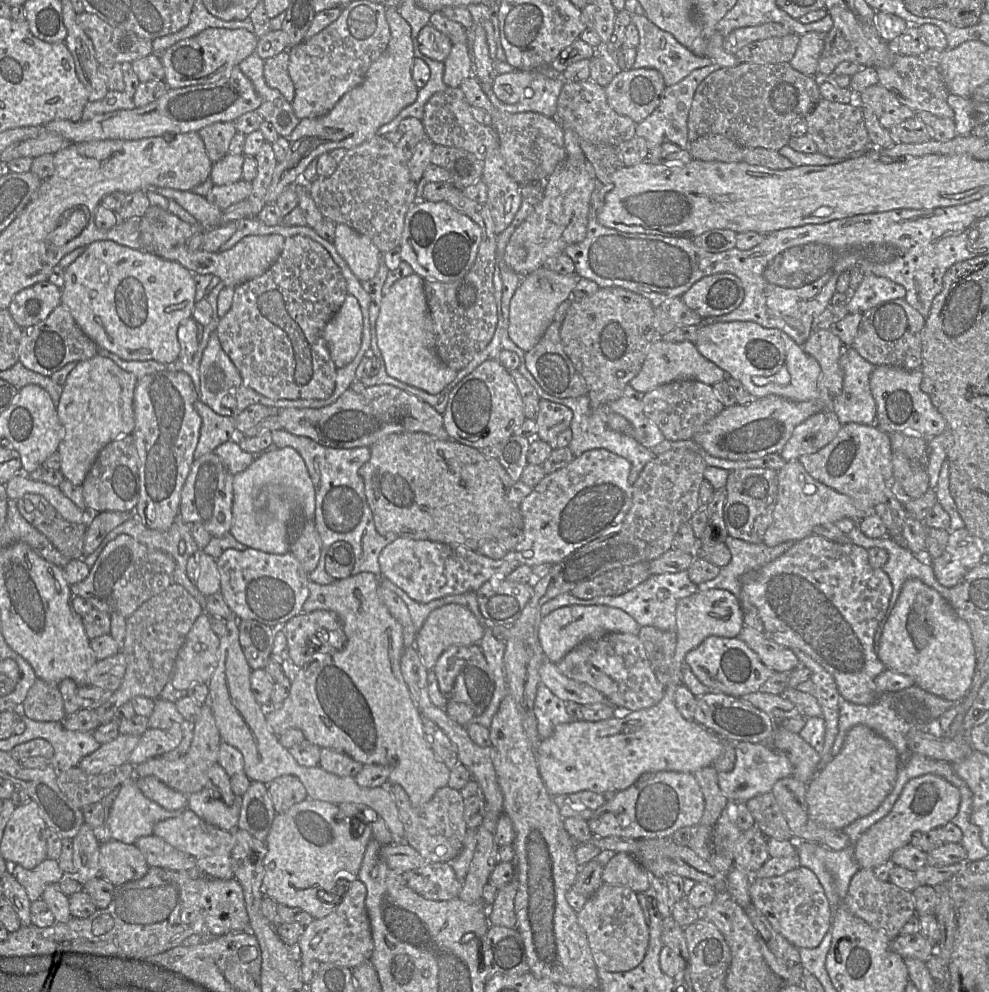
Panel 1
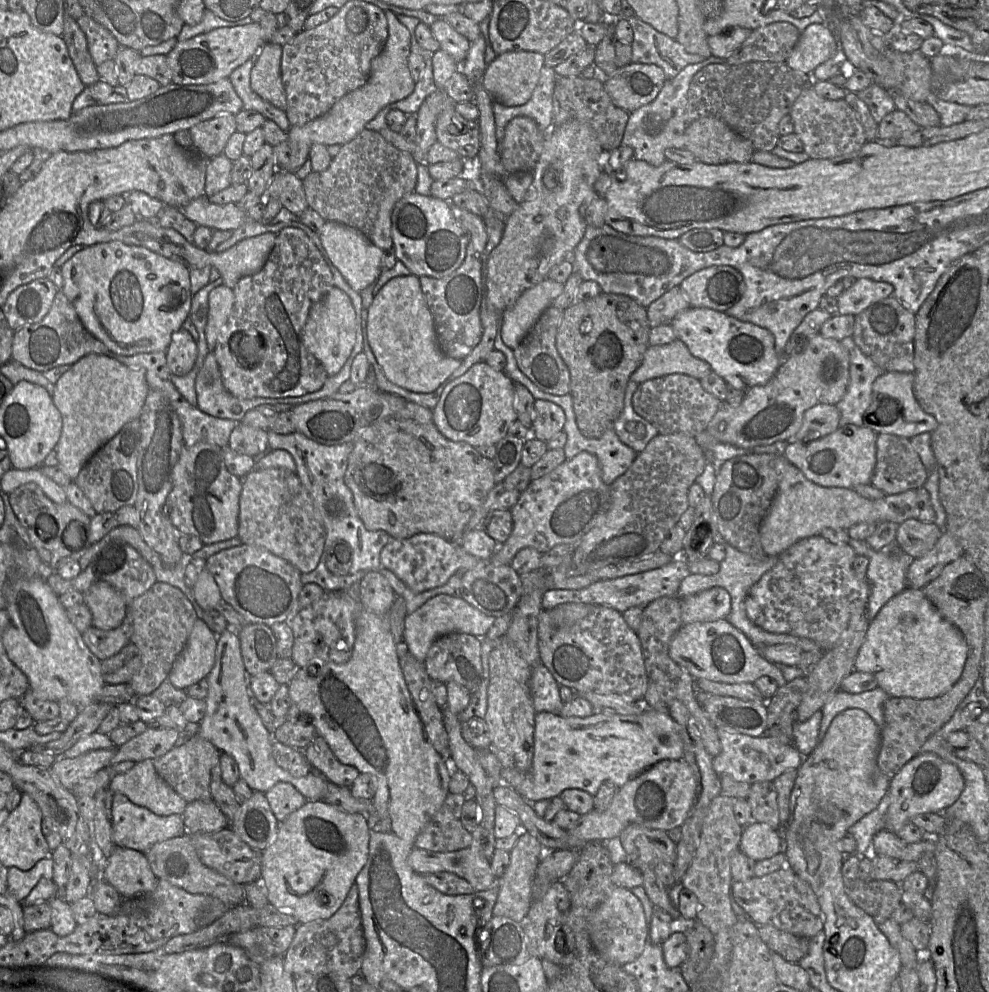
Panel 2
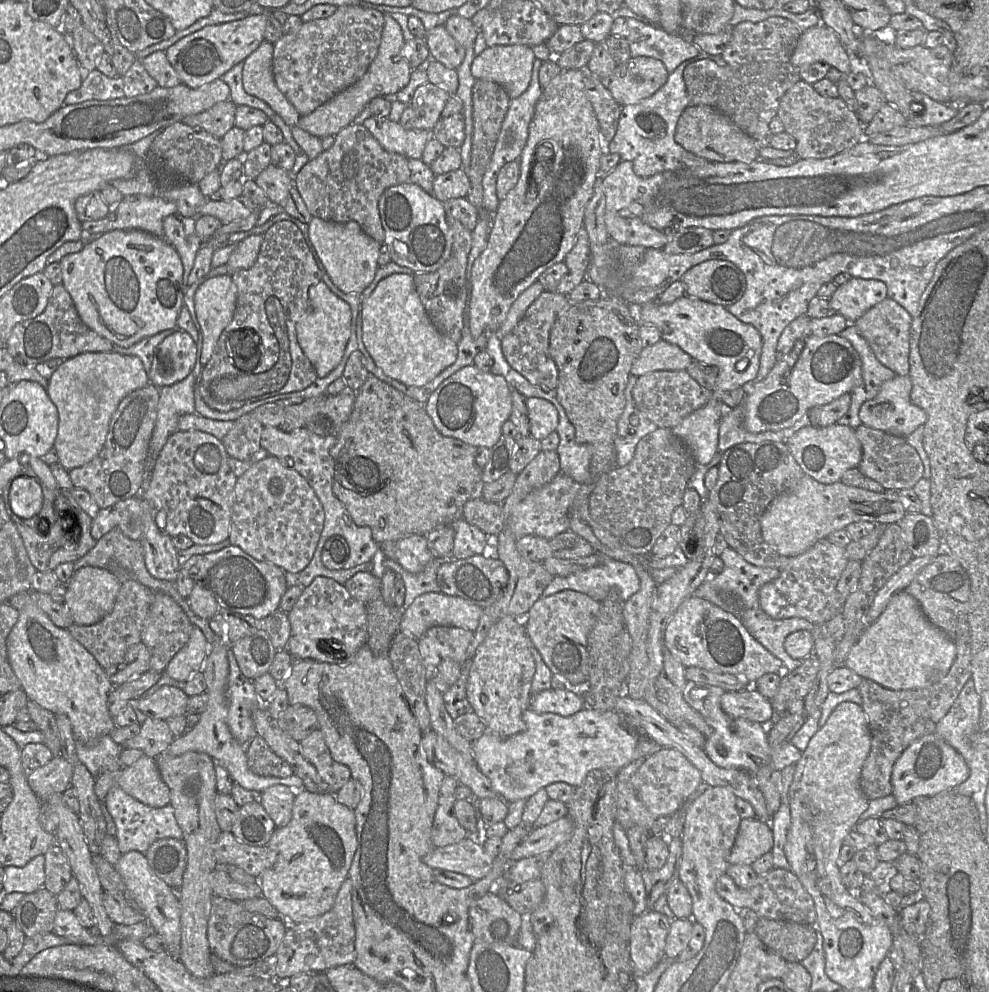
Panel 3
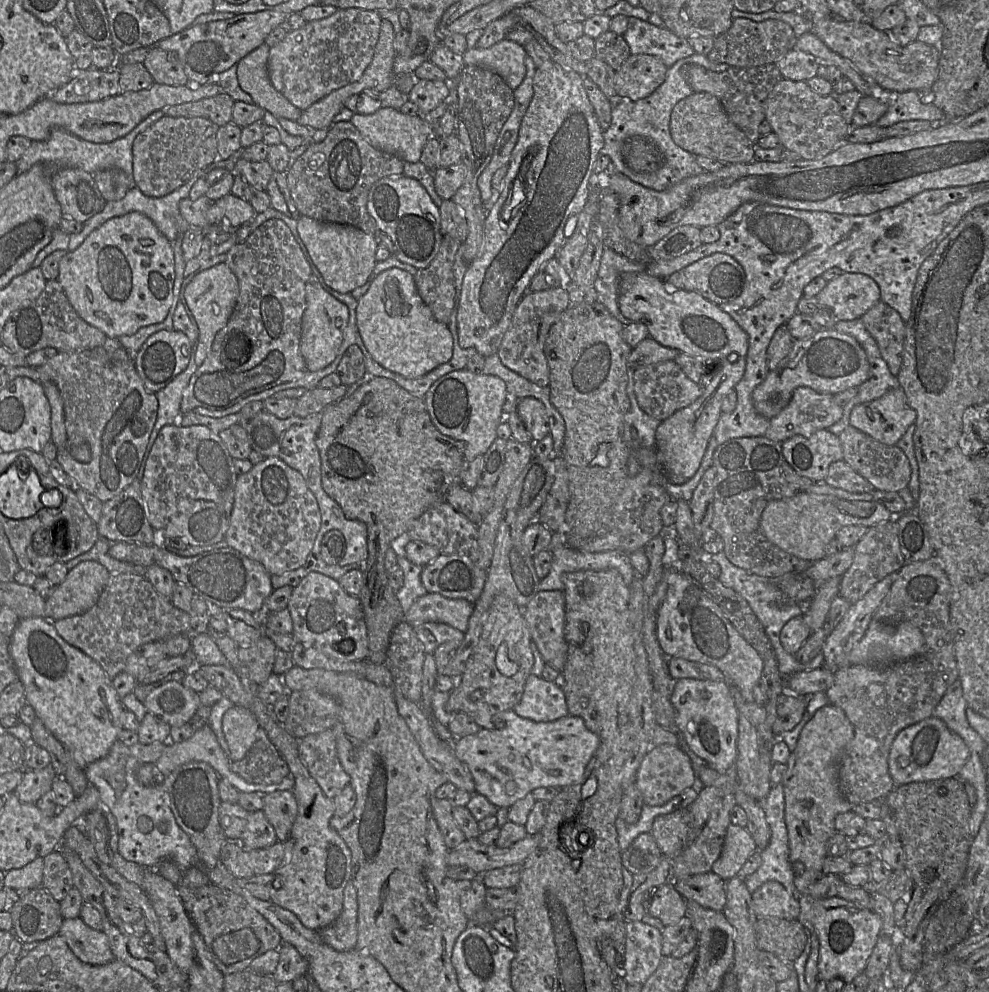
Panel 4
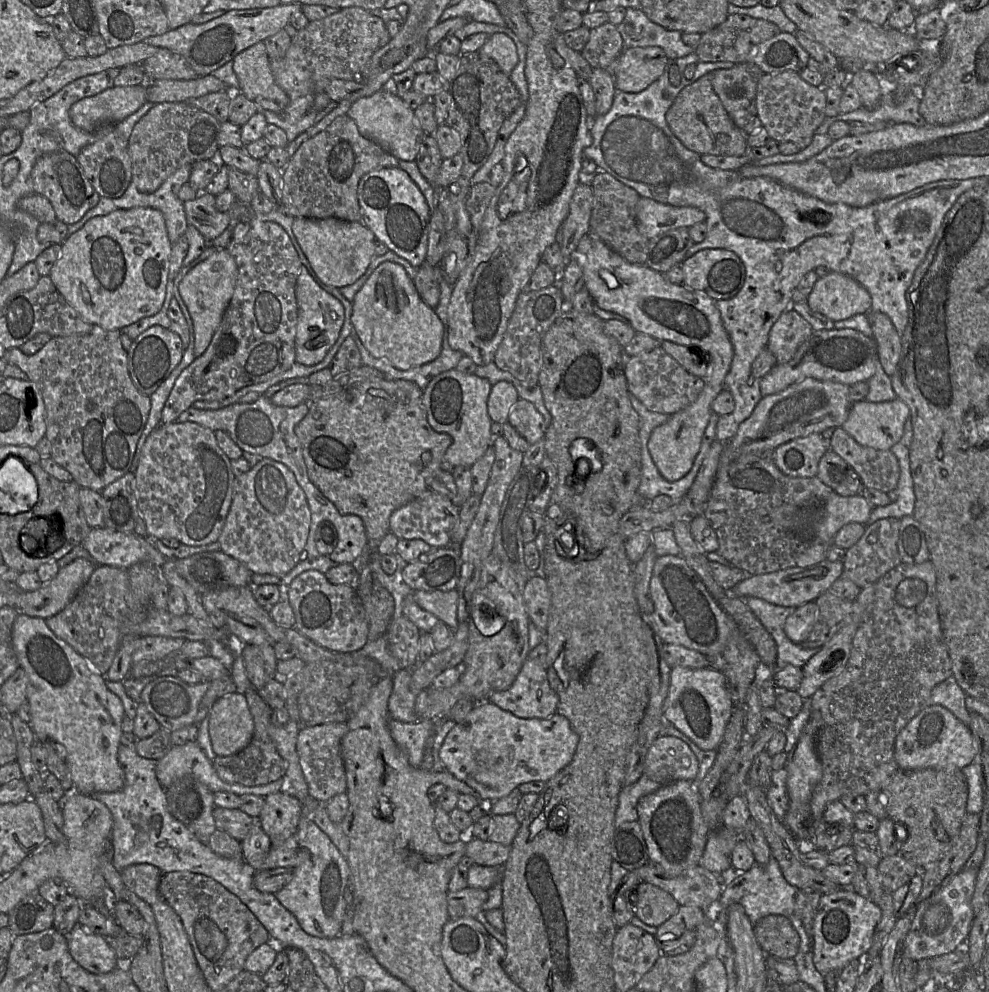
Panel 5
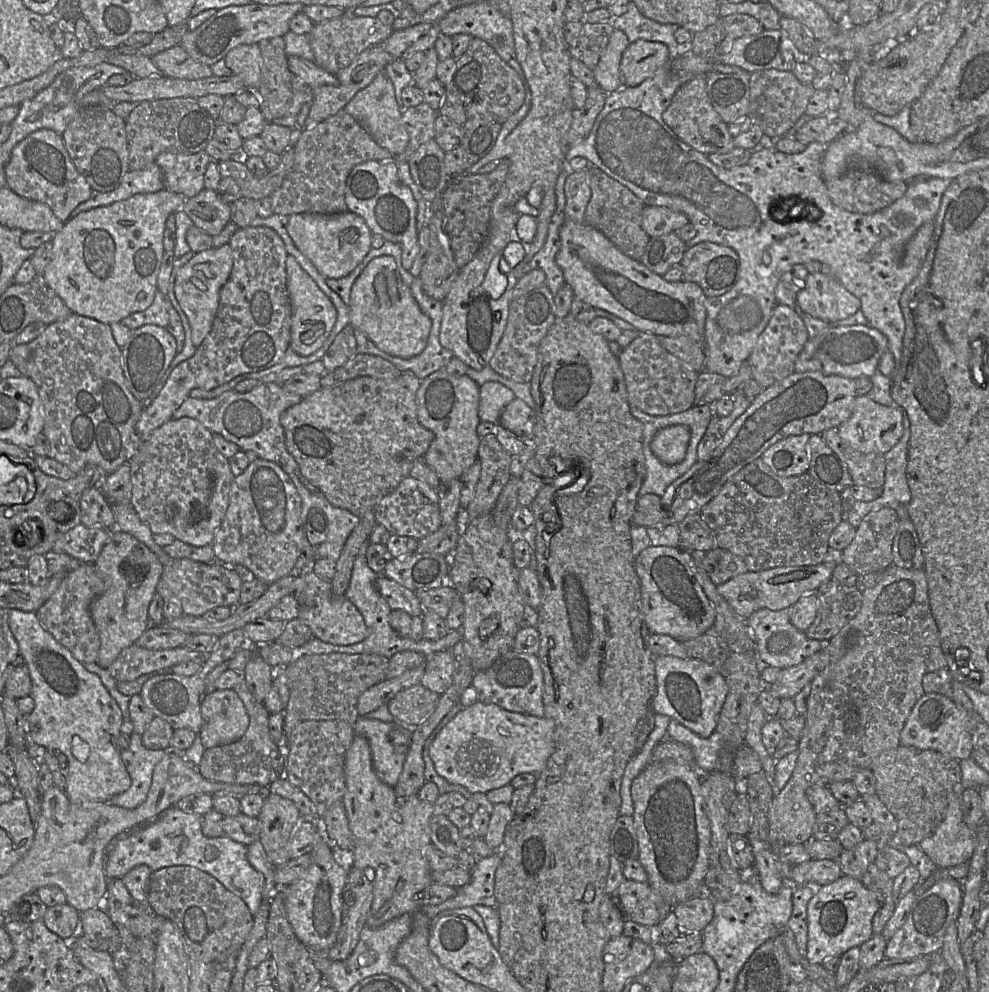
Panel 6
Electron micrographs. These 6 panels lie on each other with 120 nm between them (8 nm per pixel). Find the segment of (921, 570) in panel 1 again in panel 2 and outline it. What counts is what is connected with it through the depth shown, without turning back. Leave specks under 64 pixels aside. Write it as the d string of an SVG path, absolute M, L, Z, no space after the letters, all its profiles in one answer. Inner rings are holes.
M849 539L848 544L856 555L869 559L866 581L870 586L866 617L872 621L881 608L904 589L910 588L906 574L914 561L909 554L873 550L864 540Z

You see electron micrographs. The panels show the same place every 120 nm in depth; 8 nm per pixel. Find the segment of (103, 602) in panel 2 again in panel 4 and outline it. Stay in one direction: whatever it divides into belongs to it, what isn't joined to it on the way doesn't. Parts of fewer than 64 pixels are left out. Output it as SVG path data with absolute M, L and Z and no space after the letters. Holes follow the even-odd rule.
M80 562L45 599L45 619L55 622L85 613L98 601L109 577L109 571L100 563Z

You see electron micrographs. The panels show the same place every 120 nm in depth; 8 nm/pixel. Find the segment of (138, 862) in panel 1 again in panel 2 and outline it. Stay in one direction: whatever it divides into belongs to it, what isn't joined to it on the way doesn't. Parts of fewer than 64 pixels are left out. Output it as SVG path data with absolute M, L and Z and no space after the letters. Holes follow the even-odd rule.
M118 846L100 866L100 875L125 898L153 891L158 882L144 853Z

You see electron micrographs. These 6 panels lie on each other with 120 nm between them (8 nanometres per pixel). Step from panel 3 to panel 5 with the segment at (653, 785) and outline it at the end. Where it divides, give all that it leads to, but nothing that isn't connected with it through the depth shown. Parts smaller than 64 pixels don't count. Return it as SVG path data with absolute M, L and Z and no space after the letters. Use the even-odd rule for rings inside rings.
M671 736L657 737L647 750L643 774L660 786L678 781L693 781L698 762L686 743Z

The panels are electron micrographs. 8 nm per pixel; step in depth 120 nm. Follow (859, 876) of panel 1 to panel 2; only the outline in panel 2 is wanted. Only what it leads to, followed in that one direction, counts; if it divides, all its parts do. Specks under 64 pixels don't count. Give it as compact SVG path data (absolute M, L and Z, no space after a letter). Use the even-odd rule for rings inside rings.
M842 854L842 879L846 894L850 900L868 915L870 915L877 925L892 918L893 912L902 904L903 883L892 881L873 880L864 882L859 878L859 857L857 854Z

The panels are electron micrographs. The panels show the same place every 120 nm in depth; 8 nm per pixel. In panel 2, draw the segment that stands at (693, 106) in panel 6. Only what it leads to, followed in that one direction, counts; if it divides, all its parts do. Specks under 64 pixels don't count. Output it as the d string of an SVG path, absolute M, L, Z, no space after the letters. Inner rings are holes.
M703 117L687 125L685 129L685 149L690 151L696 161L710 165L727 164L731 162L751 162L755 151L751 142L716 117Z

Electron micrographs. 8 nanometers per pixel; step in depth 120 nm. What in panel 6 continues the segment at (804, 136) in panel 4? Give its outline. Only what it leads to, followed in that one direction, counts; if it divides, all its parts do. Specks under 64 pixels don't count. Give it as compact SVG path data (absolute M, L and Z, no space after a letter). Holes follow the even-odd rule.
M766 69L750 74L749 115L758 124L763 134L772 139L784 137L796 121L805 113L815 89L811 84L800 82L792 71Z

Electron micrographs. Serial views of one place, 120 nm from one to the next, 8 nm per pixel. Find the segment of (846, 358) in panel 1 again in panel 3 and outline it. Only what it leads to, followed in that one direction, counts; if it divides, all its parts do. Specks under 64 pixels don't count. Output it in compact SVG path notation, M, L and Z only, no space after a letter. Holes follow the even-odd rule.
M854 323L839 334L847 339L858 352L862 363L861 383L851 393L851 403L848 411L836 422L855 429L862 424L859 418L861 405L874 398L884 382L896 376L896 373L883 365L875 356L866 339L860 334Z

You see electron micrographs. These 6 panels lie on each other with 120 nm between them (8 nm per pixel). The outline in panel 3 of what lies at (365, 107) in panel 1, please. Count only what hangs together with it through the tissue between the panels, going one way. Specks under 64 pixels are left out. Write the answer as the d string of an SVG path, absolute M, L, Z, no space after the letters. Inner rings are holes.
M389 12L383 13L383 15L384 28L380 46L365 74L357 82L316 108L312 113L301 116L296 126L318 138L335 136L344 127L353 124L354 119L372 99L396 93L409 83L412 71L410 64L402 55L402 48L406 41L401 26Z

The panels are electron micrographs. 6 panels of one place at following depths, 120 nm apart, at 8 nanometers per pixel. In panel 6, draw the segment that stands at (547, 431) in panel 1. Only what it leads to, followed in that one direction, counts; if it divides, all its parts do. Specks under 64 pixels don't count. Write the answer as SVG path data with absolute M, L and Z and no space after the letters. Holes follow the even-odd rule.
M515 398L503 409L498 424L529 442L535 425L534 410L523 400Z

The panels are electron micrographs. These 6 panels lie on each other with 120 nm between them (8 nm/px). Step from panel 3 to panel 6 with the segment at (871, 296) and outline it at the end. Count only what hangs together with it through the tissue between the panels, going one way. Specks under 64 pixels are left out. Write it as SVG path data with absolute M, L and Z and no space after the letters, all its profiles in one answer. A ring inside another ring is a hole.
M821 272L804 280L796 298L800 312L828 323L845 319L860 310L860 300L836 278Z

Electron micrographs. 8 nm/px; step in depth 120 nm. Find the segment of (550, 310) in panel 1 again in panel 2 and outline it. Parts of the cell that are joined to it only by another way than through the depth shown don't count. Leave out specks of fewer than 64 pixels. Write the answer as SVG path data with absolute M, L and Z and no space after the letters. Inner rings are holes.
M546 278L522 292L514 304L503 312L501 338L504 344L512 350L515 349L563 289L564 284Z

